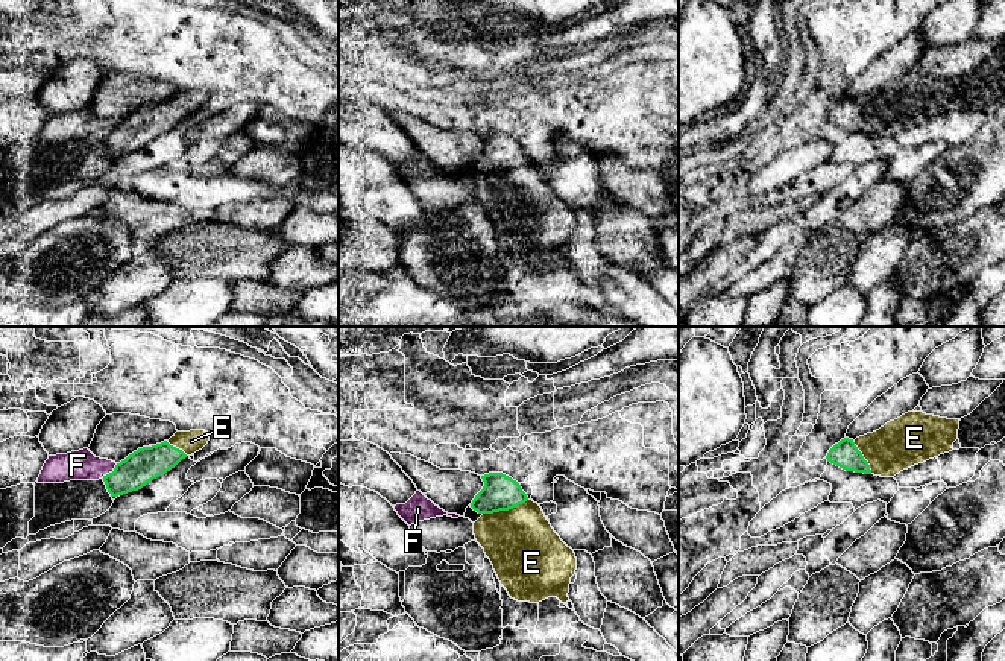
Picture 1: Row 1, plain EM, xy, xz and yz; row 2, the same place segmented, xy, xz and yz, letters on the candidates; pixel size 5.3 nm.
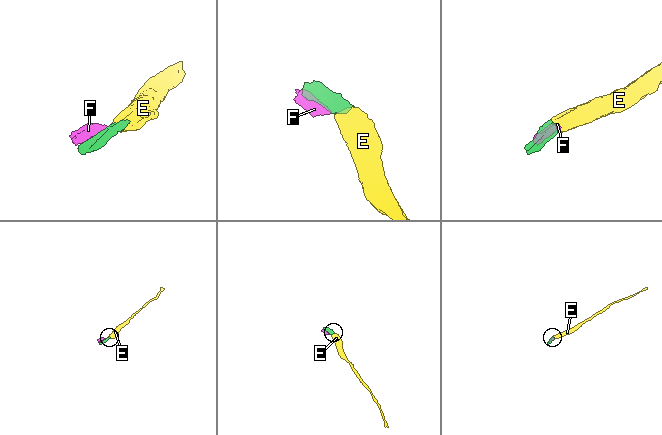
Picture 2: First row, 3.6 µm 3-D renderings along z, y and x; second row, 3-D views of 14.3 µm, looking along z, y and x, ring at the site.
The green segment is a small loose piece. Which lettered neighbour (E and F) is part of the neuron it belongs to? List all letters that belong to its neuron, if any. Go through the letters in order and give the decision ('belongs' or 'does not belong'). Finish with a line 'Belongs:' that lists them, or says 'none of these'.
E: belongs
F: does not belong
Belongs: E

